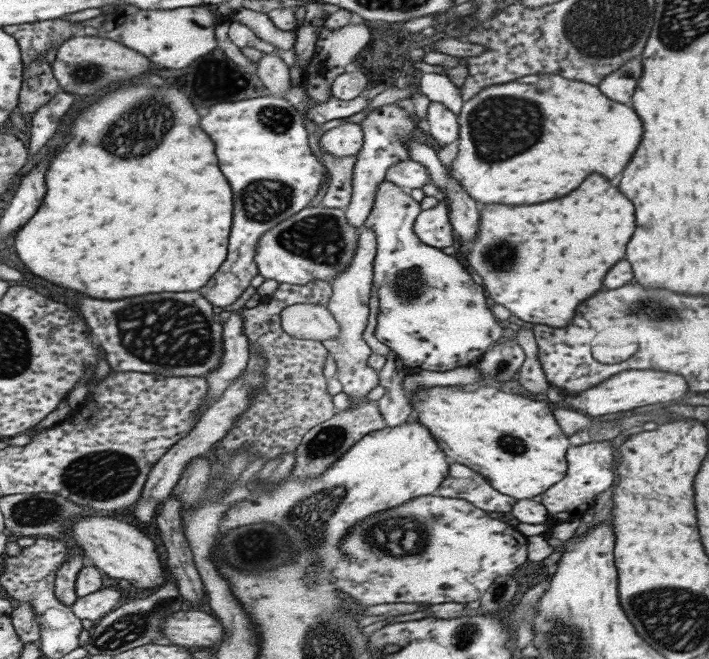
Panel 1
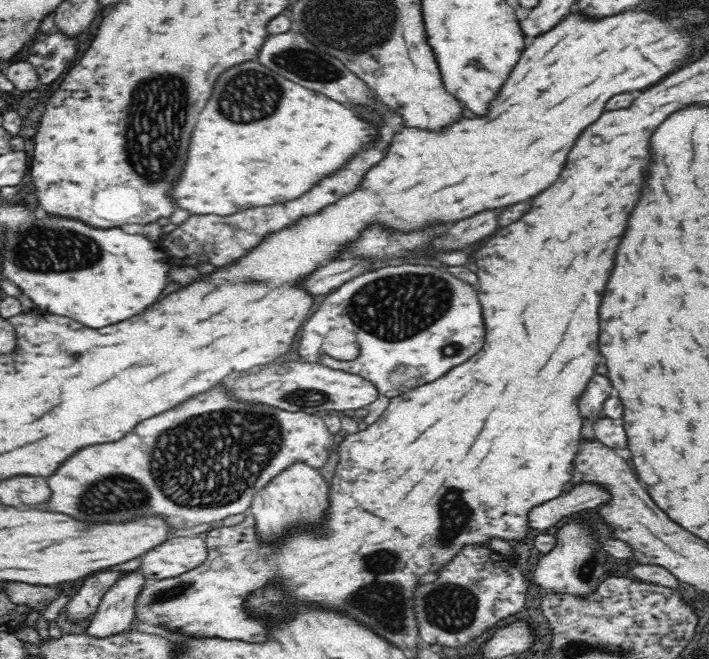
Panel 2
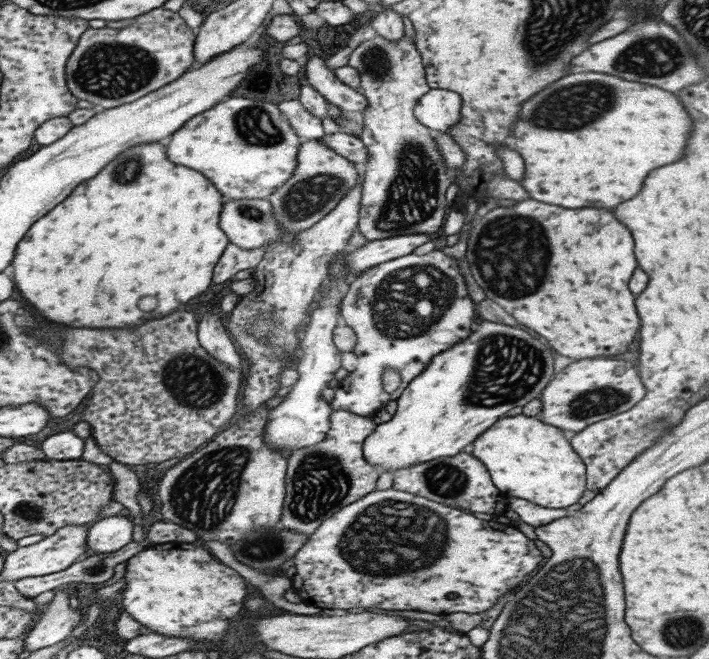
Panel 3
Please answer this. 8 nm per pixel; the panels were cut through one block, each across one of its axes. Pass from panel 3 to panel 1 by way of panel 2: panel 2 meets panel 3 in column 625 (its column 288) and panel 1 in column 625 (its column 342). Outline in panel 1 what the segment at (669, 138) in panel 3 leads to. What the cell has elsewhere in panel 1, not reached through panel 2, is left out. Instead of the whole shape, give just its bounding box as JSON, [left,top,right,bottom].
[449,74,642,208]

